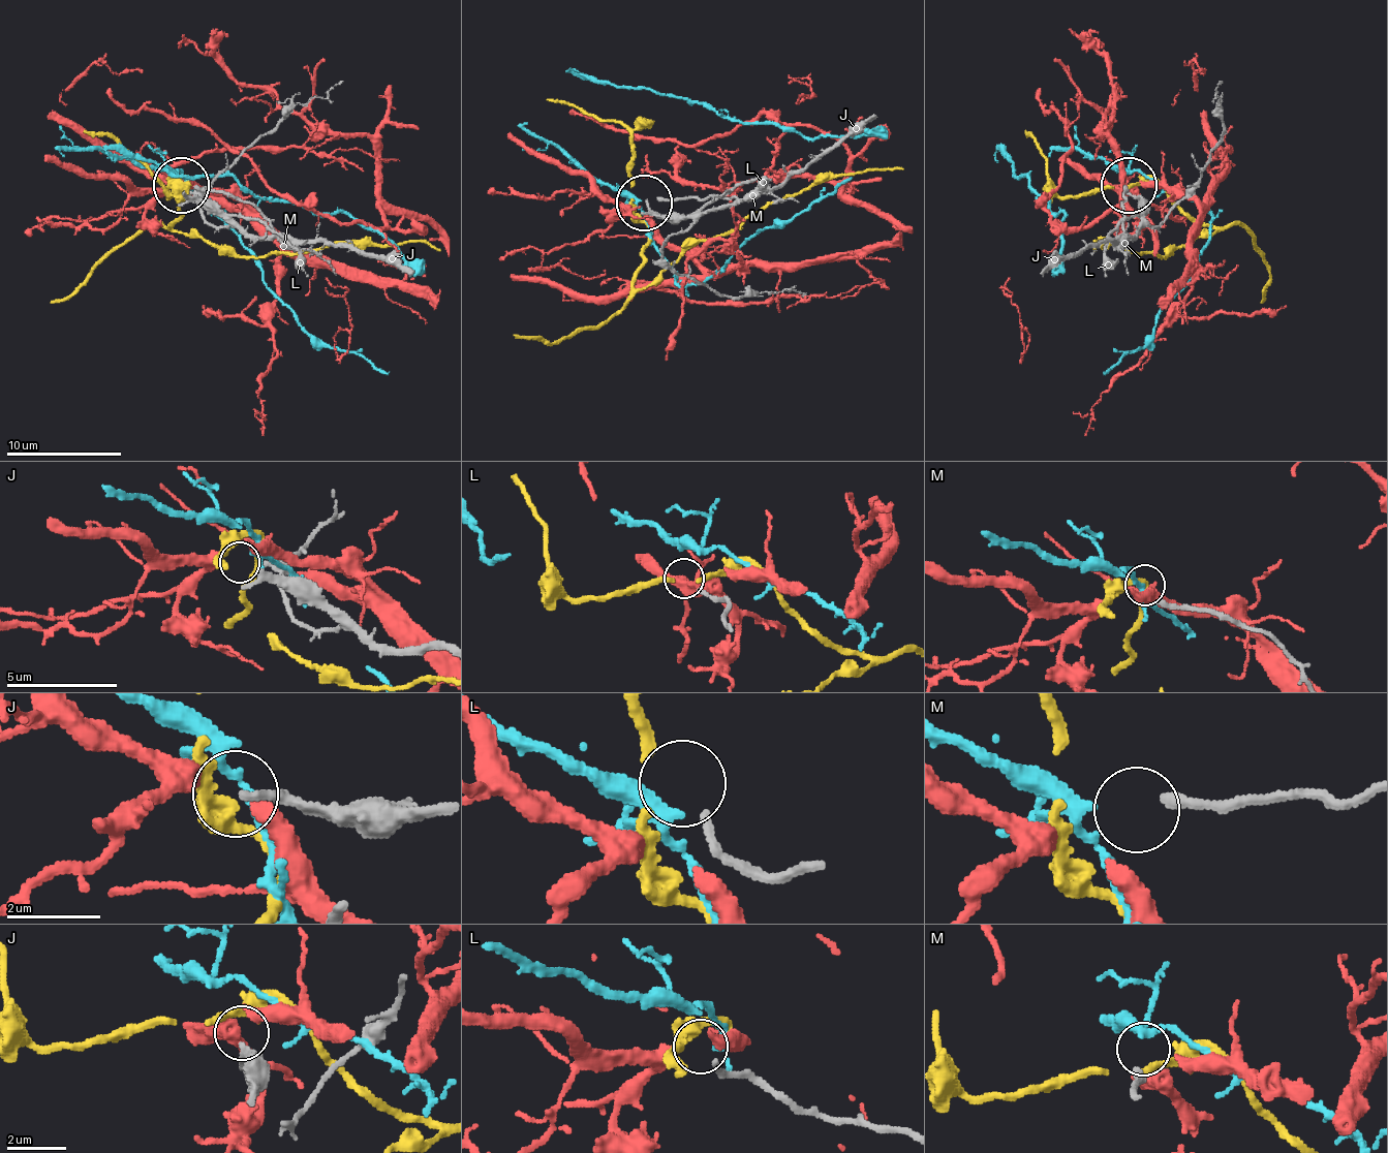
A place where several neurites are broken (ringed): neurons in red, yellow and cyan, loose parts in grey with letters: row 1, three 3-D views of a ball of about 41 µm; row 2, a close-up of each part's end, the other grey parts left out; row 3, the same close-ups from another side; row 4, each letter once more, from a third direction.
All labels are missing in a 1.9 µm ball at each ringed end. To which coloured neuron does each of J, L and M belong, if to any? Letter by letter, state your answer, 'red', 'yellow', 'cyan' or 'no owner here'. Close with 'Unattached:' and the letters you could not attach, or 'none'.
J: no owner here
L: no owner here
M: cyan
Unattached: J, L

